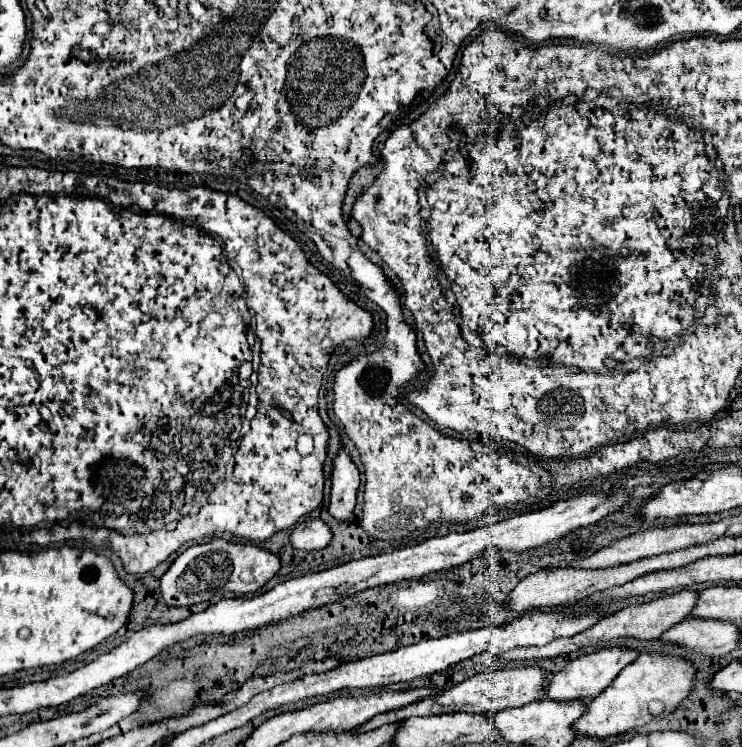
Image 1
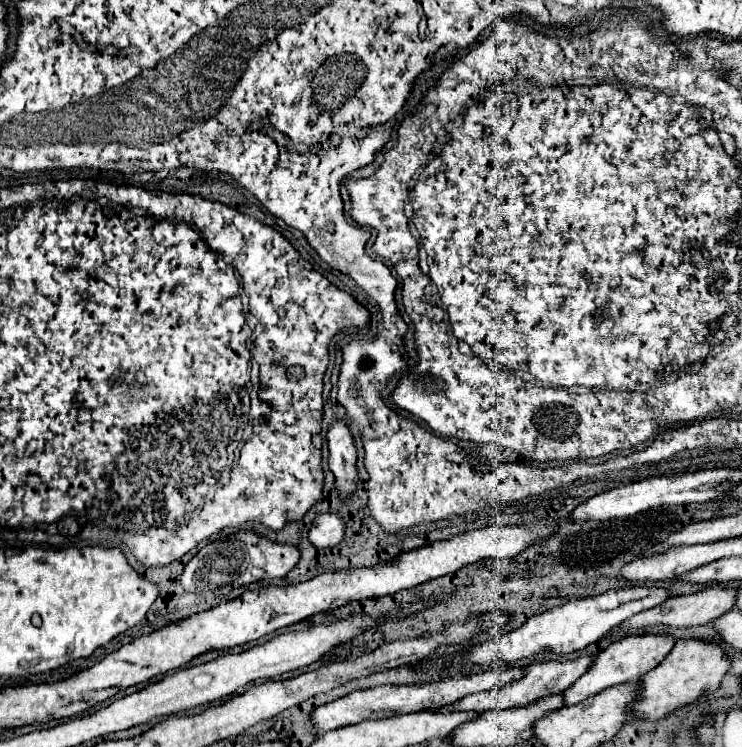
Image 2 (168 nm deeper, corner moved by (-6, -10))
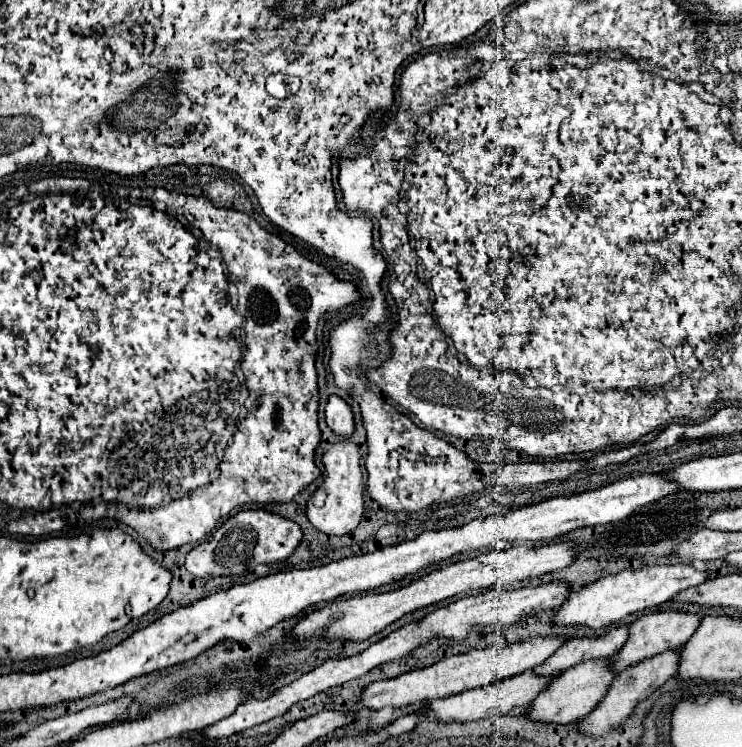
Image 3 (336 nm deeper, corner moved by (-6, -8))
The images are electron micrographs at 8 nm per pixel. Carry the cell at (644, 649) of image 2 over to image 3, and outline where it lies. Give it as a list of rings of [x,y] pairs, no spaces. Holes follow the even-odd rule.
[[[655,611],[655,613],[647,613],[643,617],[639,617],[629,631],[629,639],[623,645],[623,649],[615,655],[617,657],[617,671],[623,671],[651,655],[663,653],[665,649],[679,649],[681,645],[685,645],[691,635],[697,631],[699,623],[701,623],[701,615],[693,615],[693,613],[683,613],[683,611]]]

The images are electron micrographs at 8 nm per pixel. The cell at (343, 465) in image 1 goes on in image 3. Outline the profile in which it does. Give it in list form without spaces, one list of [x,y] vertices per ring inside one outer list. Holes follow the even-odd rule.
[[[329,395],[327,407],[325,407],[325,417],[327,425],[341,437],[349,437],[353,433],[353,413],[351,407],[339,397],[339,395]]]

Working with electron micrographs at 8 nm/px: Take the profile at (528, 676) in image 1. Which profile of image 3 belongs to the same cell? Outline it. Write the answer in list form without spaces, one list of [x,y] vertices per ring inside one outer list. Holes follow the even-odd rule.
[[[619,625],[597,637],[569,639],[543,665],[537,667],[537,673],[563,673],[581,661],[615,655],[625,645],[627,635],[629,635],[629,625]]]

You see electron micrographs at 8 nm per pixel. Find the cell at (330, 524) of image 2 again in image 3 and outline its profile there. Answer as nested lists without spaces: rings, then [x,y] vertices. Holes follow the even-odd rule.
[[[349,439],[337,441],[323,453],[323,467],[325,467],[325,481],[315,491],[311,501],[307,503],[307,519],[317,531],[323,531],[331,537],[341,537],[351,533],[365,511],[365,487],[363,487],[363,473],[361,473],[361,451],[359,445],[351,443]]]

